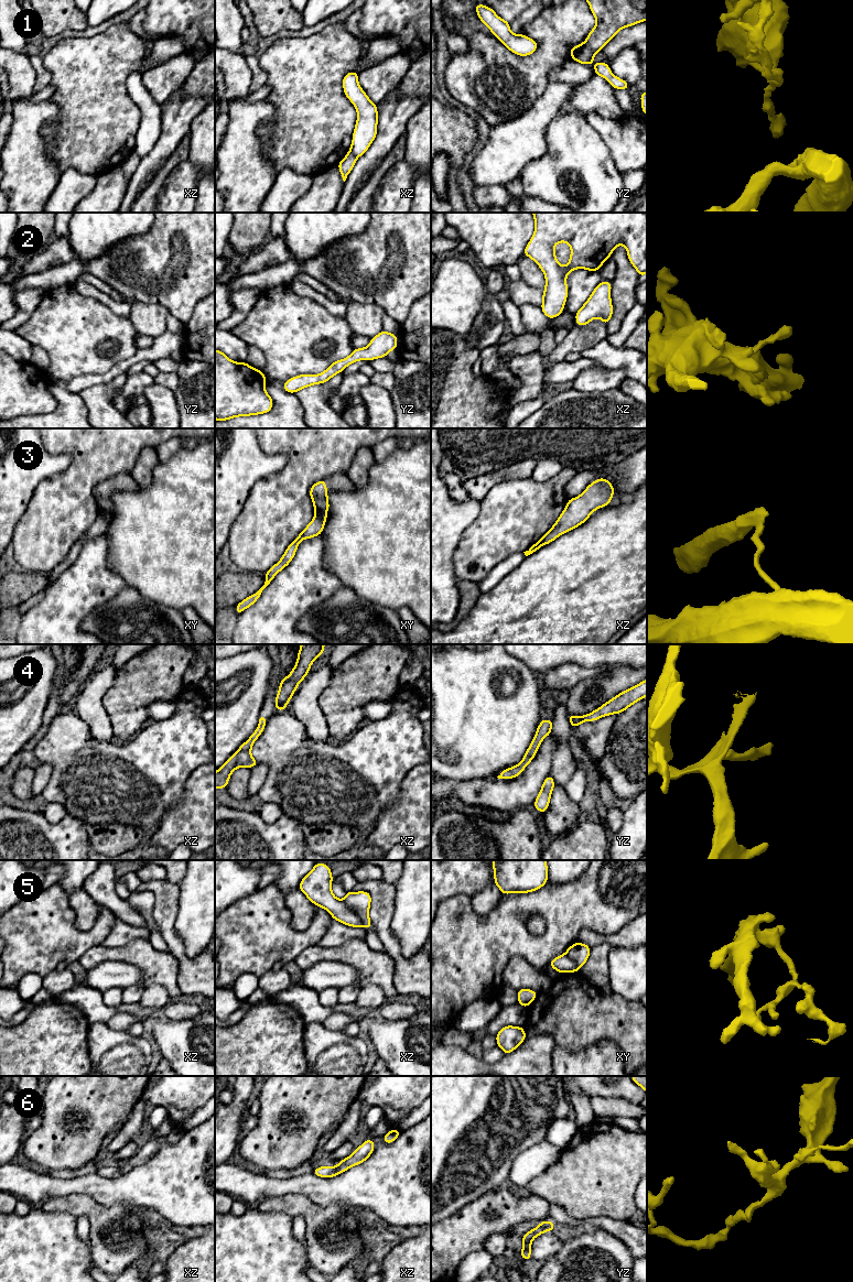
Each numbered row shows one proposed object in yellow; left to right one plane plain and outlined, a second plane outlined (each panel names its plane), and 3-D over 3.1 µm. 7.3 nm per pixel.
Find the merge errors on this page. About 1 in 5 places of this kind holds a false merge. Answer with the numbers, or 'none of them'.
1, 3, 5

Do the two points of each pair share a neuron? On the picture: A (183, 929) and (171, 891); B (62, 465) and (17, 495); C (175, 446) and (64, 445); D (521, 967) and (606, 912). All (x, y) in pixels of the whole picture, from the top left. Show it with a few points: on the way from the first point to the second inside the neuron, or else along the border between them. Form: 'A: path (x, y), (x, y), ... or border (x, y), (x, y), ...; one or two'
A: border (180, 888), (174, 932), (181, 938); two
B: path (51, 468), (45, 474), (38, 474), (28, 484); one
C: border (170, 439), (161, 443), (155, 448); two
D: border (503, 969), (515, 955), (521, 955), (541, 970); two

